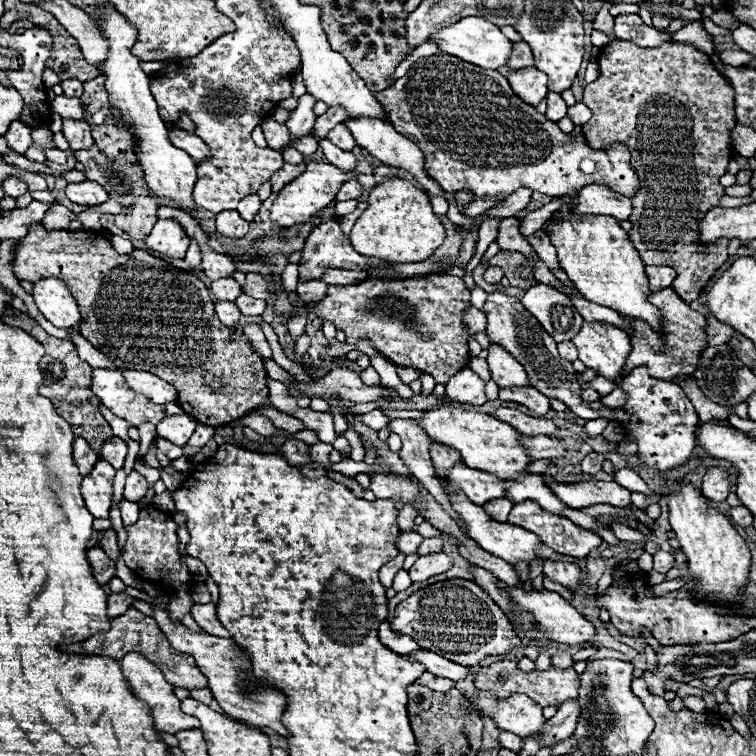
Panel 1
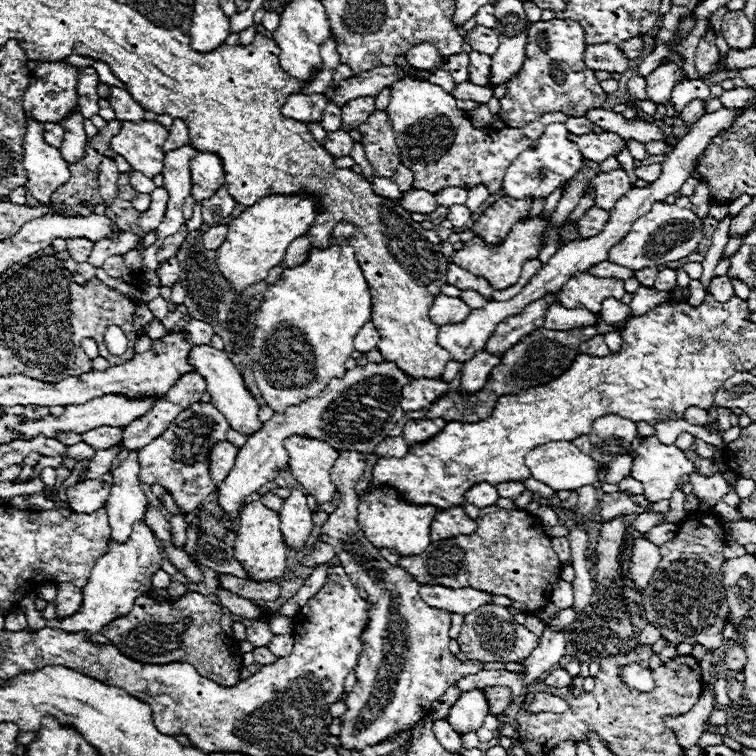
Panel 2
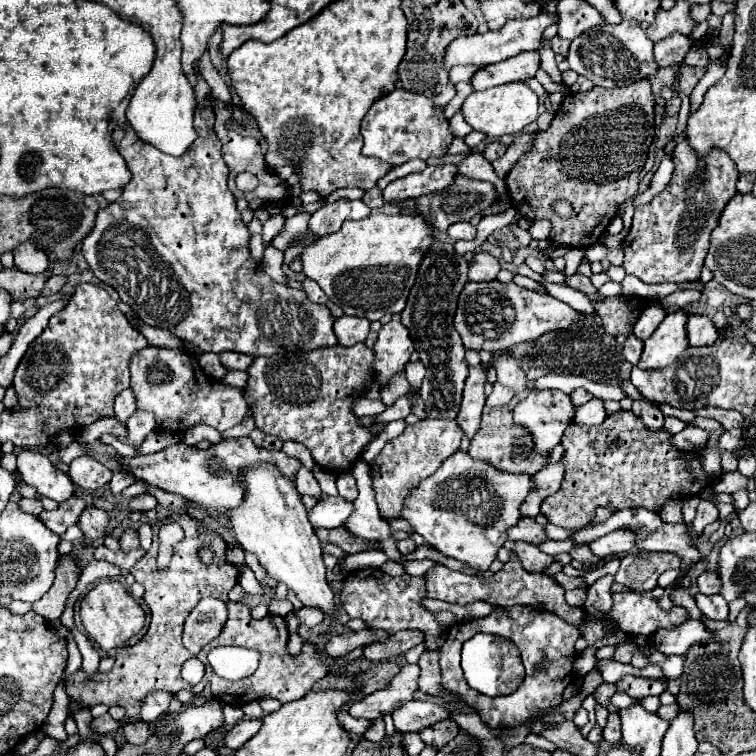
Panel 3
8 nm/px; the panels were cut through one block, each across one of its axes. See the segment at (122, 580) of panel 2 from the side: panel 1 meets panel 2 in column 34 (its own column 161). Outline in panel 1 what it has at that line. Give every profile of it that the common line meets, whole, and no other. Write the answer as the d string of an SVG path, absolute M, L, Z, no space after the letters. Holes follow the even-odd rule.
M156 608L154 618L156 618L158 626L162 628L162 632L166 634L166 638L170 640L170 644L174 646L174 650L184 652L184 654L188 654L196 660L198 668L208 678L208 688L212 690L216 702L222 706L222 710L228 716L232 716L234 720L252 724L252 726L268 726L282 736L288 734L288 730L280 722L280 716L286 708L286 696L282 692L274 690L274 688L256 688L248 694L244 692L244 688L240 686L240 680L242 680L242 672L246 672L250 668L250 662L246 660L244 652L236 650L232 640L218 638L218 636L212 636L212 634L206 634L206 632L194 632L194 630L186 628L184 624L172 622L168 618L168 612L162 610L162 608Z

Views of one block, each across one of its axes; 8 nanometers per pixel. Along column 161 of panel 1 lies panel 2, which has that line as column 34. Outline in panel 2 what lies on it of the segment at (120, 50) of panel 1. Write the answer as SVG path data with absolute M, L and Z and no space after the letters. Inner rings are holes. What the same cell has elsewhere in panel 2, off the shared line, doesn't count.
M28 118L24 136L22 166L28 170L26 188L38 202L48 202L50 194L68 182L70 170L58 148L44 142L44 122Z

